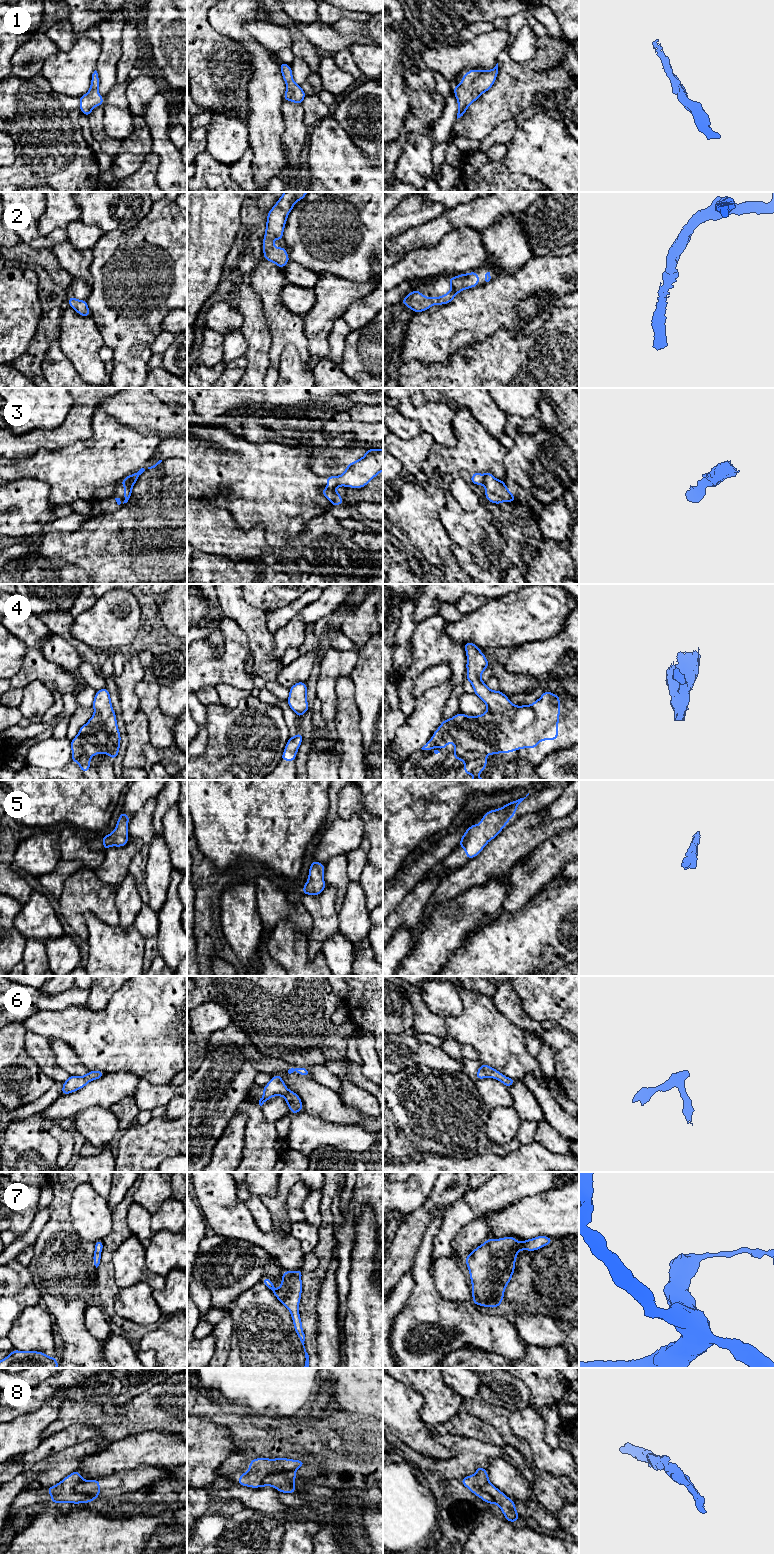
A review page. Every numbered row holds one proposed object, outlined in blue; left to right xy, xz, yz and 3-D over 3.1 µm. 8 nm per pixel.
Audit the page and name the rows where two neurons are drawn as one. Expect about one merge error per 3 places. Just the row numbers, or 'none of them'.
3, 8

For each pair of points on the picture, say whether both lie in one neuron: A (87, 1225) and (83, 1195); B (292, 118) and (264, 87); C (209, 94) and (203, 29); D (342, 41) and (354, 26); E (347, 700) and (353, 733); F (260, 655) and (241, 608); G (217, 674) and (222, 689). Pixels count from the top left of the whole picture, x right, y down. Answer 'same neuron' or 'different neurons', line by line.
A: same neuron
B: different neurons
C: same neuron
D: different neurons
E: same neuron
F: same neuron
G: different neurons

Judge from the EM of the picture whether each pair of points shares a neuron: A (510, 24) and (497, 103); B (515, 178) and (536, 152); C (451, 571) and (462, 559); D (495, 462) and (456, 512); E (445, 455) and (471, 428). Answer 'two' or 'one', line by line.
A: one
B: two
C: two
D: two
E: one

